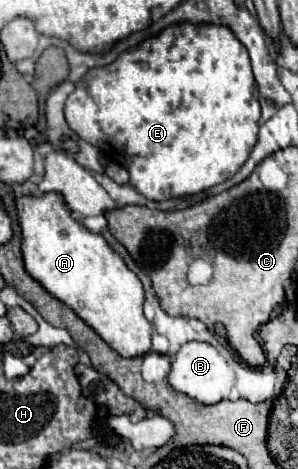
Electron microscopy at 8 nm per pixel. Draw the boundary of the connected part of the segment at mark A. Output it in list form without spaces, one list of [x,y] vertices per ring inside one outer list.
[[[55,194],[17,198],[21,252],[25,270],[55,298],[71,306],[103,342],[123,358],[139,358],[151,350],[153,324],[143,316],[143,284],[125,266],[101,234],[93,234],[67,214]]]

